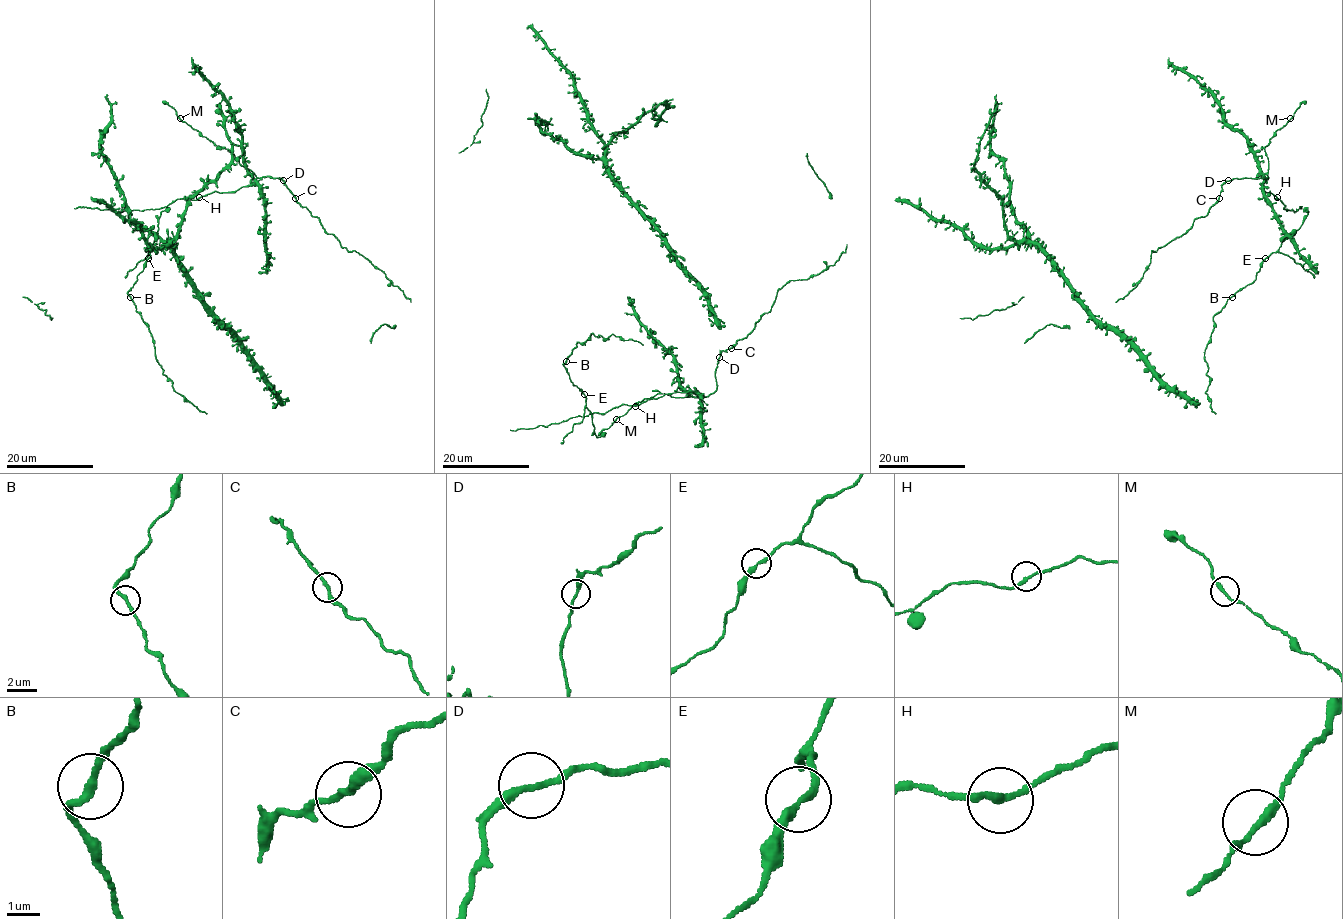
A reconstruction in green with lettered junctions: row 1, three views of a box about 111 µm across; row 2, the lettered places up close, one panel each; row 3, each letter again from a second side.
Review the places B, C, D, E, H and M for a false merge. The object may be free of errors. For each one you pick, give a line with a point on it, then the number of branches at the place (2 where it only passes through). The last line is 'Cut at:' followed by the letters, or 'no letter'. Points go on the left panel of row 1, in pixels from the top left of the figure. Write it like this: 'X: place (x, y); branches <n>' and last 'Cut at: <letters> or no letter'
Cut at: no letter

